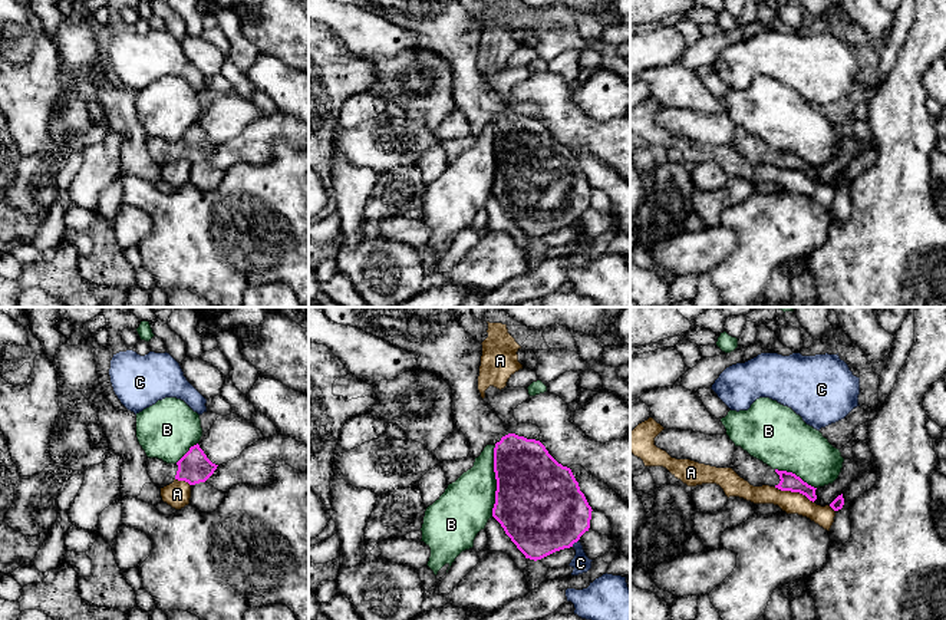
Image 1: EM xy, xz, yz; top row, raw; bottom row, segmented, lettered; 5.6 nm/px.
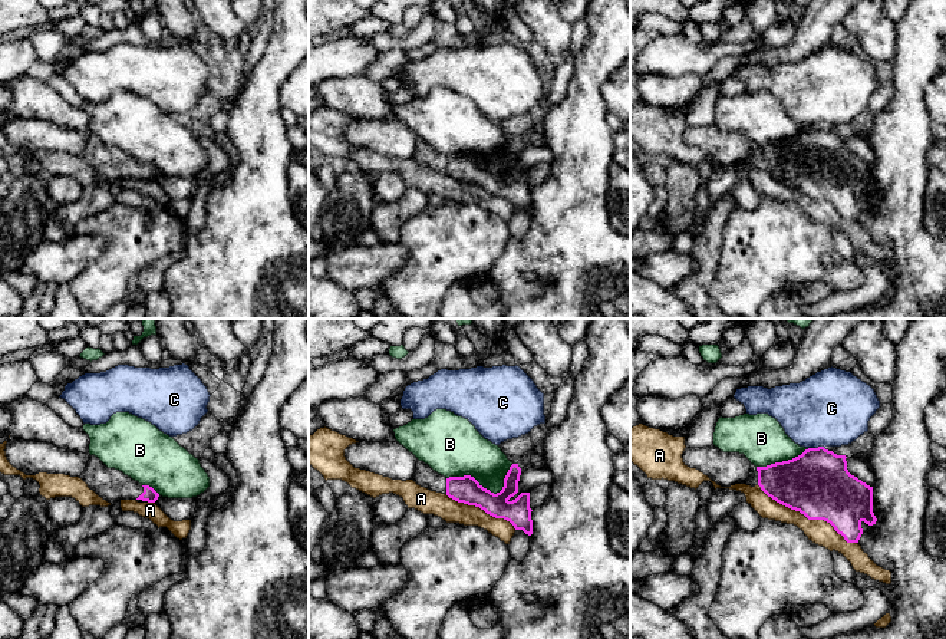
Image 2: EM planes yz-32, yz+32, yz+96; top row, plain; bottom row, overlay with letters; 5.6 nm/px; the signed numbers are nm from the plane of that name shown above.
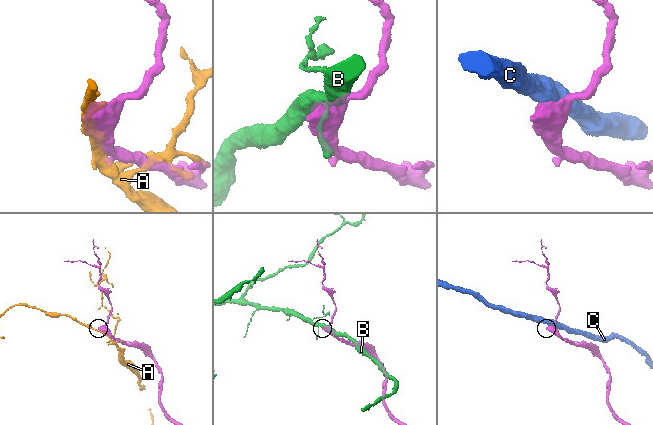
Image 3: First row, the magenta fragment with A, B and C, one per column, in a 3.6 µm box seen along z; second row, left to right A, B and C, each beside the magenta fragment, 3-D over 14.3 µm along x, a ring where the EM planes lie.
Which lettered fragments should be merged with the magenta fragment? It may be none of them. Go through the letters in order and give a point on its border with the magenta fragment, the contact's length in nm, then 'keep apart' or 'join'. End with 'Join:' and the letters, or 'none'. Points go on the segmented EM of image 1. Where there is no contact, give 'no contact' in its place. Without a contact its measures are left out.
A: contact yz (794, 491); length 240 nm; keep apart
B: contact xz (497, 481); length 400 nm; keep apart
C: contact xz (574, 541); length 50 nm; keep apart
Join: none

